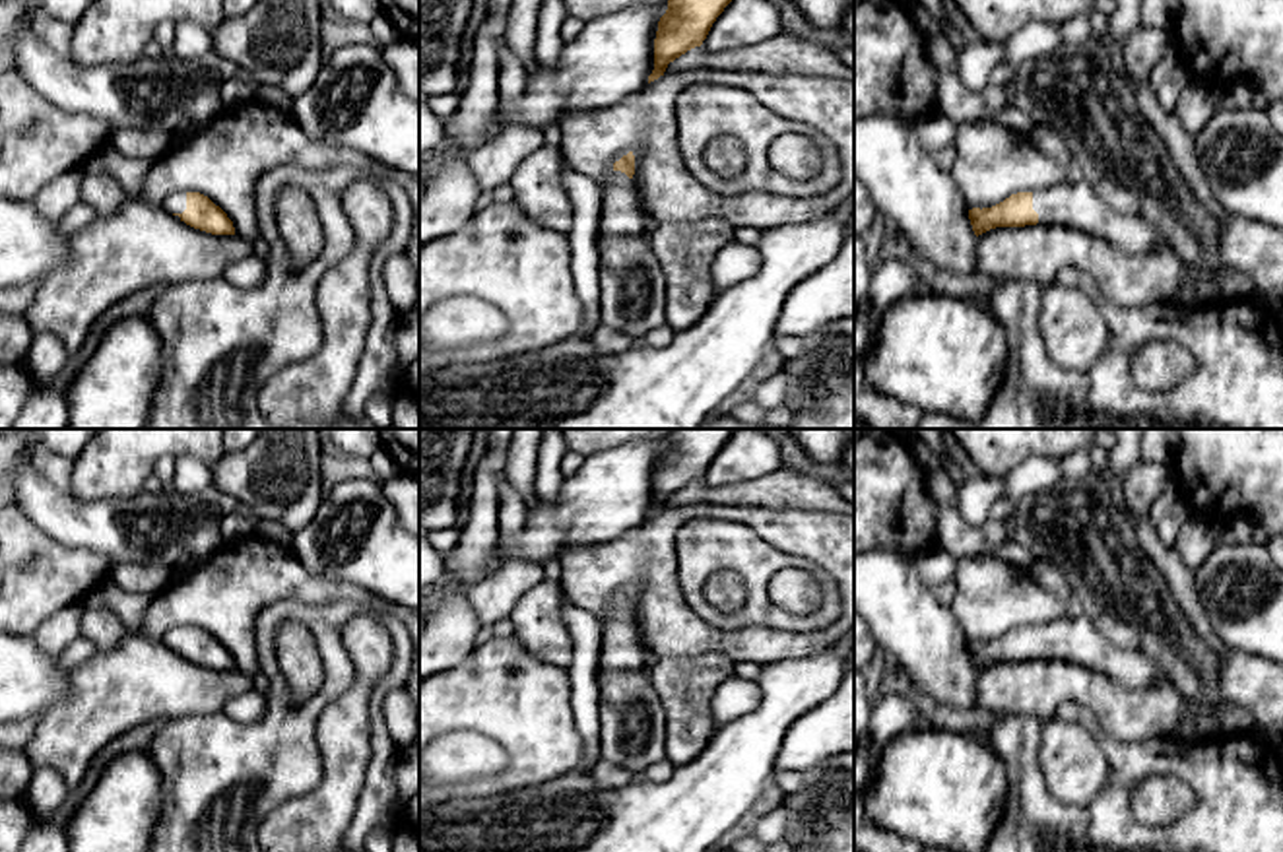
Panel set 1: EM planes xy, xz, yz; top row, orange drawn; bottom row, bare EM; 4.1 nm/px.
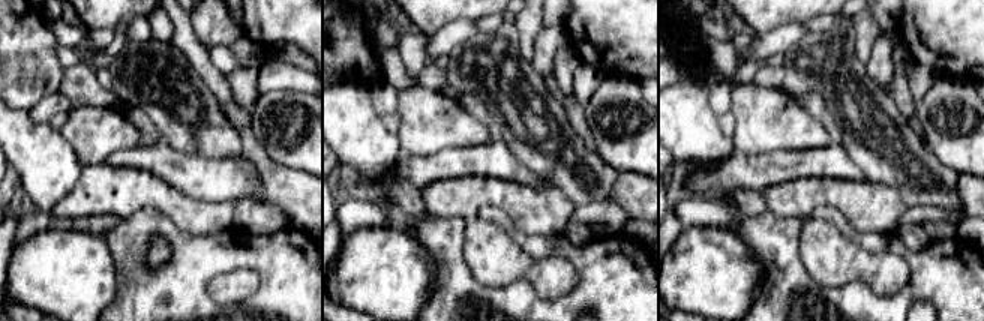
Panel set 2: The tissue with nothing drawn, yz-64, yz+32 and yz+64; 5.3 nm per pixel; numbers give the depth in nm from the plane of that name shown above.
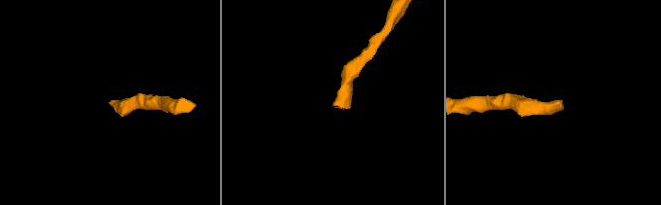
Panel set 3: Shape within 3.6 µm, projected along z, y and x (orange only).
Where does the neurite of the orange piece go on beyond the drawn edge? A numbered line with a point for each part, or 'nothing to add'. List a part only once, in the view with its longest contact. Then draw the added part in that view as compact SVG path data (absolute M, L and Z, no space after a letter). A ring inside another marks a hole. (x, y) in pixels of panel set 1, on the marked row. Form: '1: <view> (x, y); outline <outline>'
1: xy (177, 202); outline M186 192L173 194L165 200L163 208L169 213L182 213L186 210Z

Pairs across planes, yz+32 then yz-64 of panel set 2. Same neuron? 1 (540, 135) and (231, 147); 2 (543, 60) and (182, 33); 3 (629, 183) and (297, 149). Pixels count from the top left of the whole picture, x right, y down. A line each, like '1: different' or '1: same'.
1: same
2: different
3: different

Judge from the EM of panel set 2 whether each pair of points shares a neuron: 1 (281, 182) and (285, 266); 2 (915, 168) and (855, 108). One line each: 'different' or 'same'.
1: different
2: same

